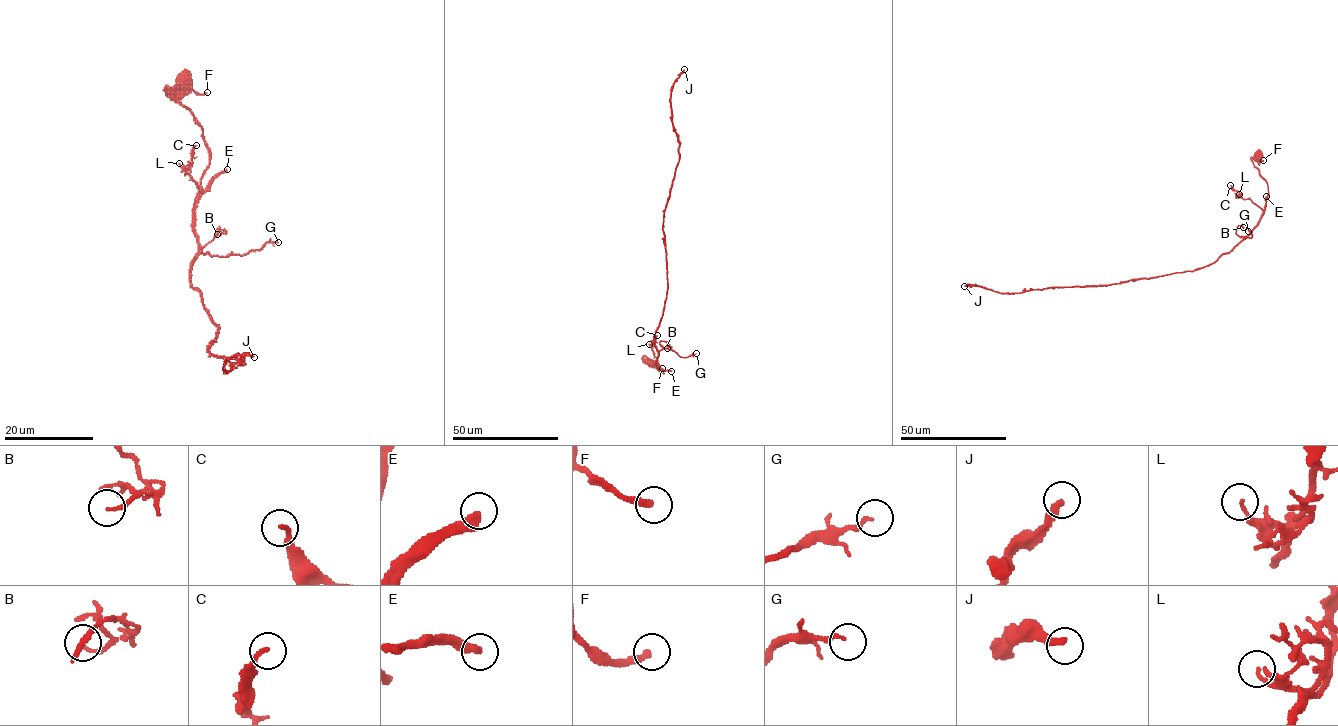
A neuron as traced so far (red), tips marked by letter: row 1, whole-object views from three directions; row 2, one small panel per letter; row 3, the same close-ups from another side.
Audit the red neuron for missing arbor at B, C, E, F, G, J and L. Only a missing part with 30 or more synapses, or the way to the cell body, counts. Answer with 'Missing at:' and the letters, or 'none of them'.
Missing at: E, J

